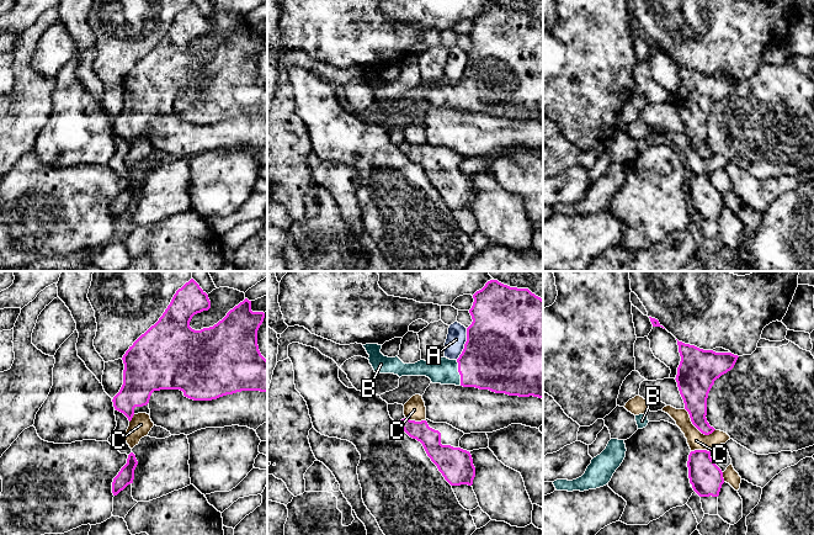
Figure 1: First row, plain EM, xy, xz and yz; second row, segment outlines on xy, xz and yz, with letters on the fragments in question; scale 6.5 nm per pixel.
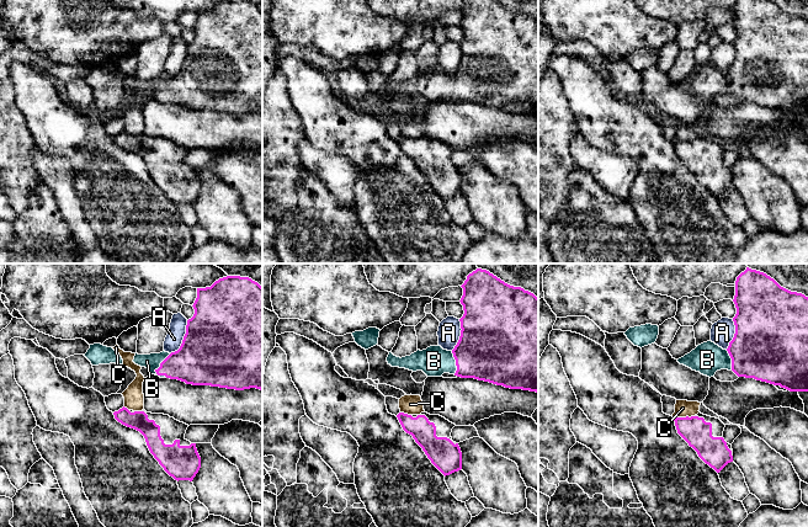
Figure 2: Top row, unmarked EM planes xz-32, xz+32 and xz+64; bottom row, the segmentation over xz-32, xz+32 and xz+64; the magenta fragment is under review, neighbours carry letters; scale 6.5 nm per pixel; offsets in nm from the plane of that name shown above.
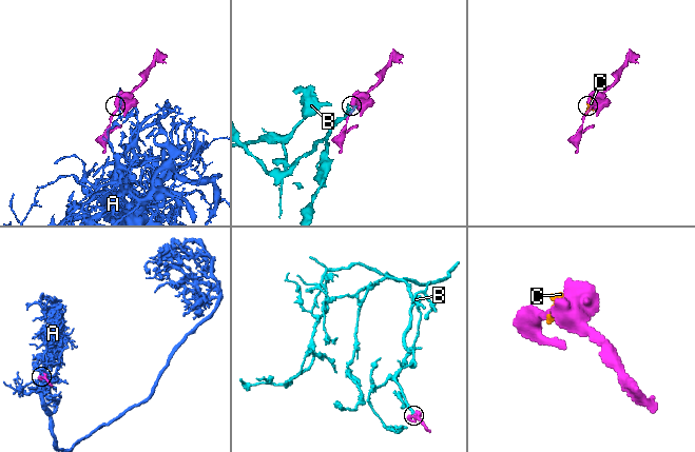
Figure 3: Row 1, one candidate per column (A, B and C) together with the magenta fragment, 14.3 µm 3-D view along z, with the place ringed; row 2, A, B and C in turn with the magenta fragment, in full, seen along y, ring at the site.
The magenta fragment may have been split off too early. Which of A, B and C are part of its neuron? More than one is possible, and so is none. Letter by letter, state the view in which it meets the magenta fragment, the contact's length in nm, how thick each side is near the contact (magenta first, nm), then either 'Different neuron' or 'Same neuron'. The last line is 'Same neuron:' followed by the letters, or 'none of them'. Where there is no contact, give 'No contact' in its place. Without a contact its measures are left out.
A: Touches magenta in xz. Shared border 220 nm. Thickness 500 nm (magenta) against 130 nm. Different neuron
B: Touches magenta in xz. Shared border 170 nm. Thickness 420 nm (magenta) against 170 nm. Same neuron
C: Touches magenta in yz. Shared border 240 nm. Thickness 190 nm (magenta) against 120 nm. Different neuron
Same neuron: B

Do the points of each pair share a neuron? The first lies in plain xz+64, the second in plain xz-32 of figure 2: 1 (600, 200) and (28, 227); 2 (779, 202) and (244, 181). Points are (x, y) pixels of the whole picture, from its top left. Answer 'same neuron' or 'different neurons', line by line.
1: same neuron
2: different neurons

